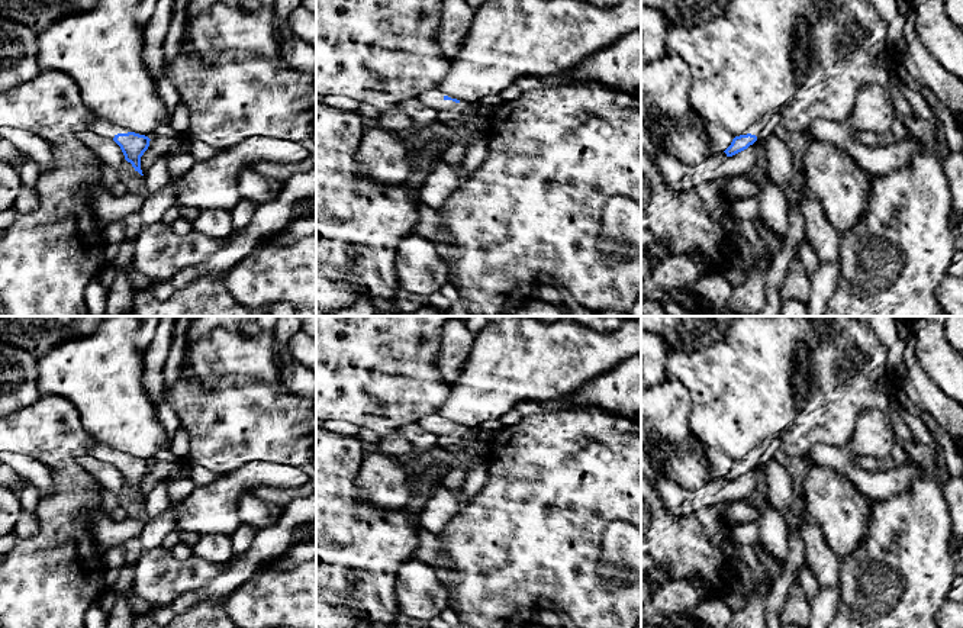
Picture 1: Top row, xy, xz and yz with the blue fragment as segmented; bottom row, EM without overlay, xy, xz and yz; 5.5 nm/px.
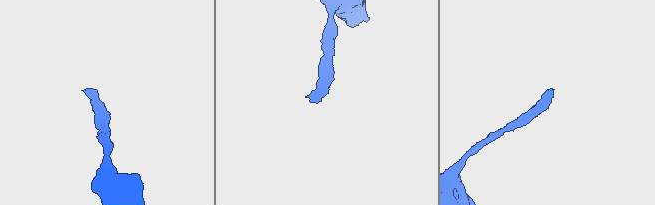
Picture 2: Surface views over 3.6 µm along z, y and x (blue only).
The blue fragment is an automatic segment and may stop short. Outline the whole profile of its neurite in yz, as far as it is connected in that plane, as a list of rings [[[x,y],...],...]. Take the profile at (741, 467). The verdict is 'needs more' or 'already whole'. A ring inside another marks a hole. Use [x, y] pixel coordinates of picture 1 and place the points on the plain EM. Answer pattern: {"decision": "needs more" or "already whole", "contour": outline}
{"decision": "needs more", "contour": [[[774,437],[761,441],[743,460],[735,461],[731,470],[724,476],[727,482],[732,482],[747,474],[750,470],[753,470],[757,466],[757,461],[761,458],[766,448],[770,445],[773,438]]]}

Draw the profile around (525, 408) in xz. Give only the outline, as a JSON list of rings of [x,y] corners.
[[[569,399],[557,400],[522,400],[515,406],[522,416],[538,415],[545,412],[557,412],[560,409],[571,408]]]

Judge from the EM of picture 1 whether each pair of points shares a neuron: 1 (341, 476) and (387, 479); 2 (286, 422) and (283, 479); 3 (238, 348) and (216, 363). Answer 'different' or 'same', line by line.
1: different
2: different
3: same

